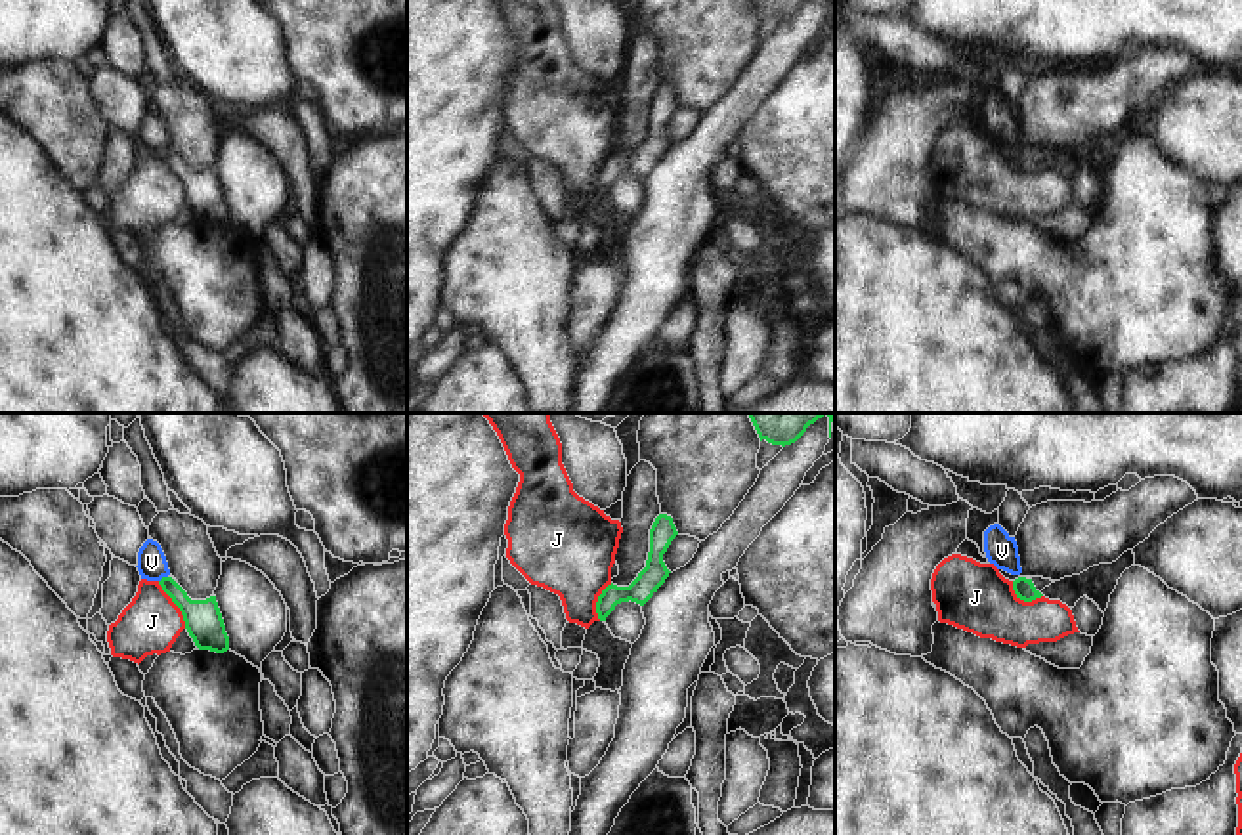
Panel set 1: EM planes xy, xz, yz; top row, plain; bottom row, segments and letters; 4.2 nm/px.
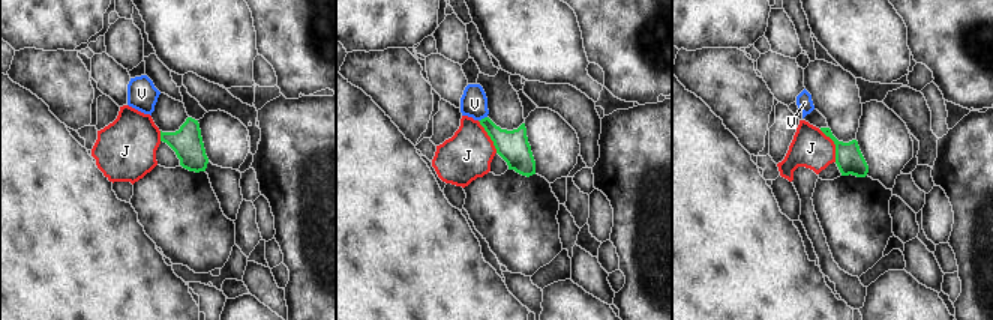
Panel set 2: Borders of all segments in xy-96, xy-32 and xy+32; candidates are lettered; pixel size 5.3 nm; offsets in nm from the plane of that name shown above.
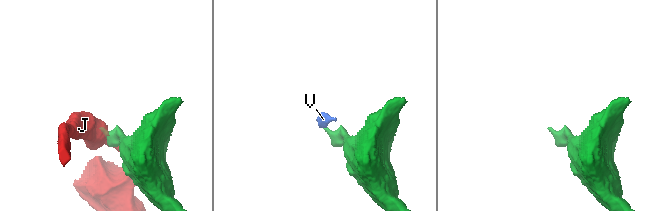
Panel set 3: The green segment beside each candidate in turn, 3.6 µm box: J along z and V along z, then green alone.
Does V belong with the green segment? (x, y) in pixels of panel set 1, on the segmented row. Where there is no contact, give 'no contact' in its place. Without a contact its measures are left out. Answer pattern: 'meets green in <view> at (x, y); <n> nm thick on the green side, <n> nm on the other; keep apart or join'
meets green in xy at (163, 578); 160 nm thick on the green side, 130 nm on the other; keep apart

